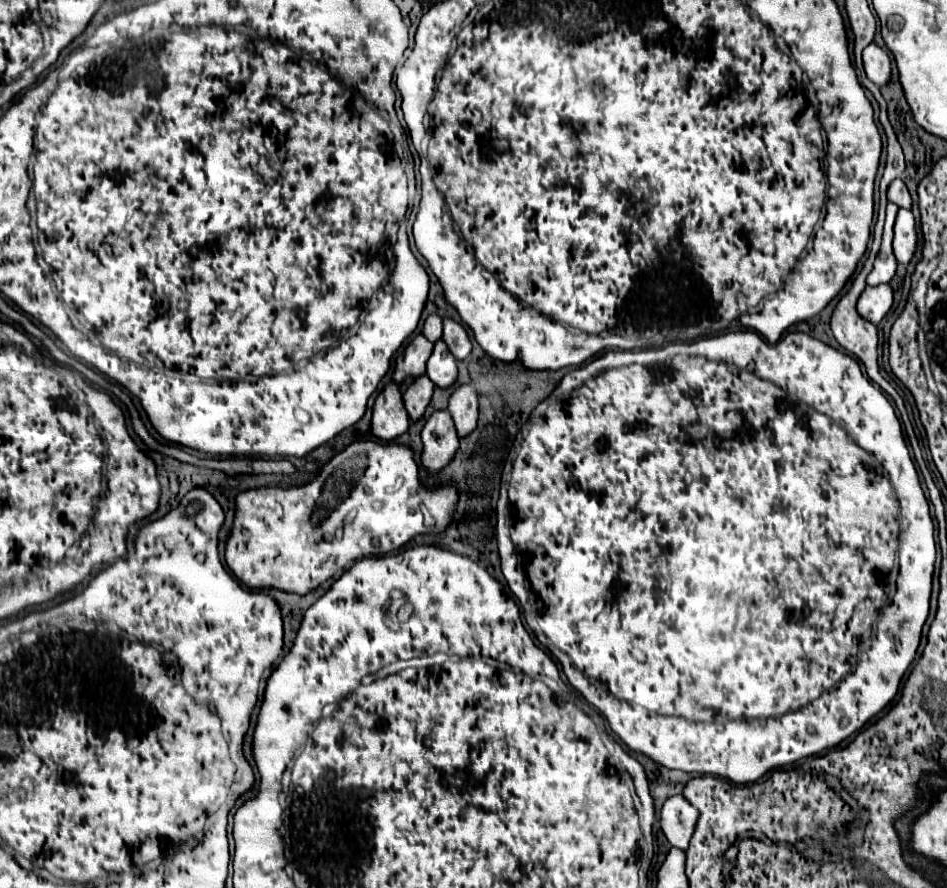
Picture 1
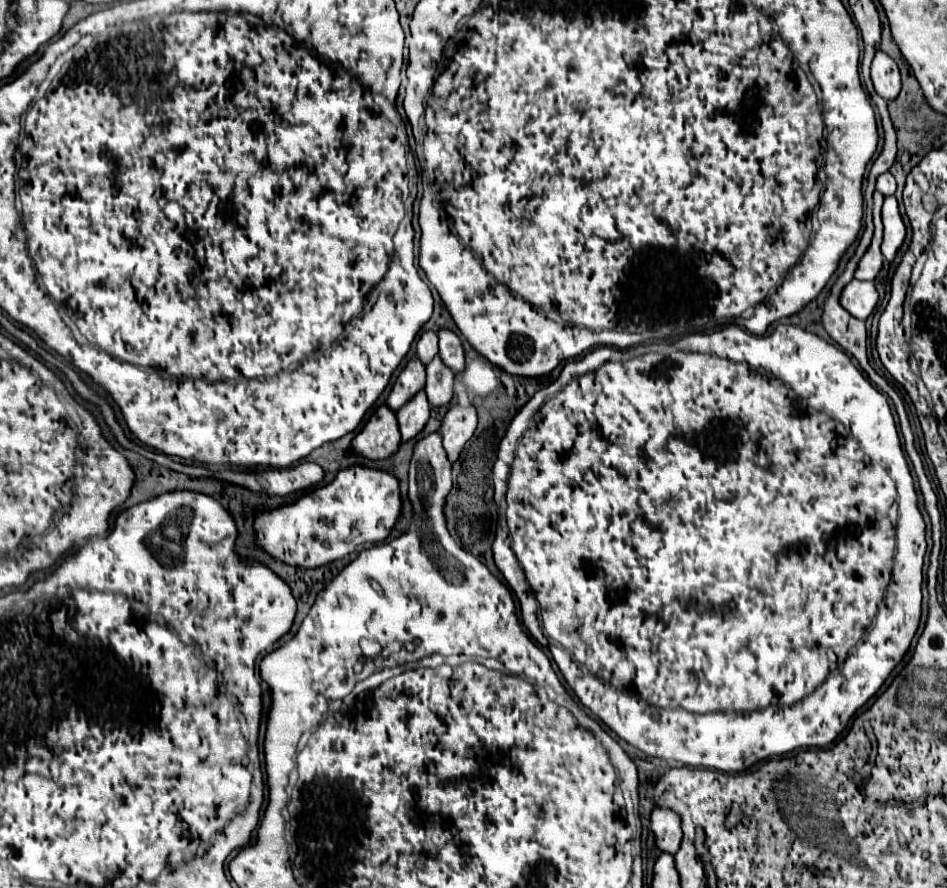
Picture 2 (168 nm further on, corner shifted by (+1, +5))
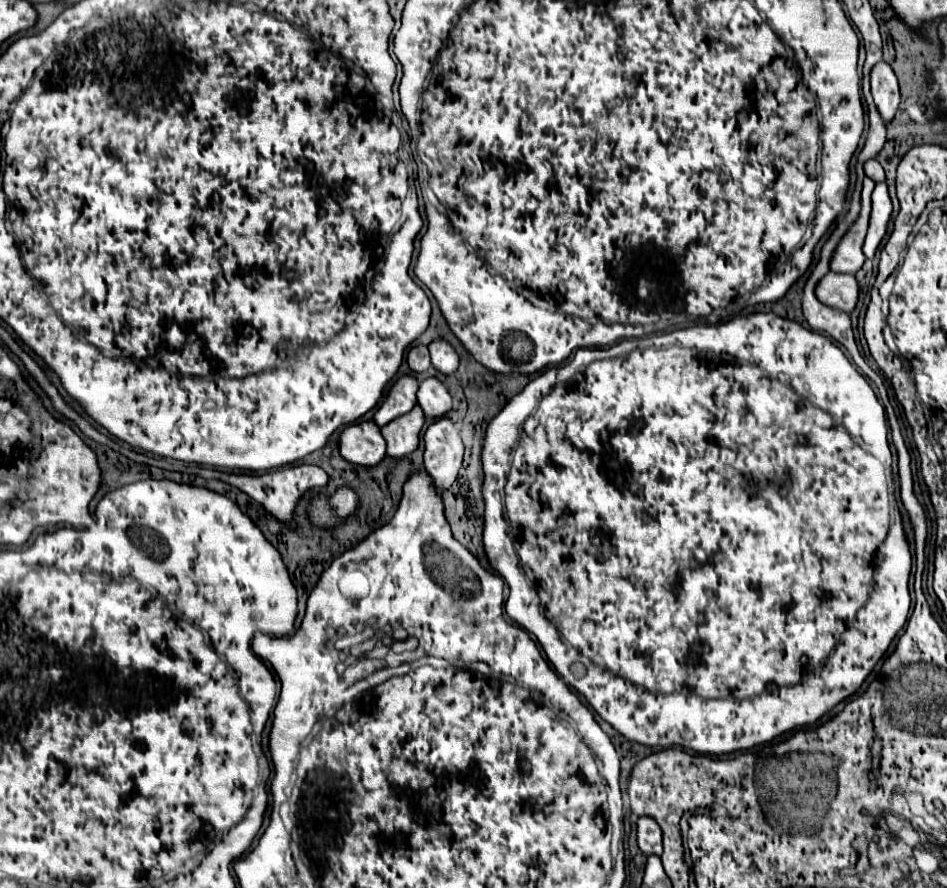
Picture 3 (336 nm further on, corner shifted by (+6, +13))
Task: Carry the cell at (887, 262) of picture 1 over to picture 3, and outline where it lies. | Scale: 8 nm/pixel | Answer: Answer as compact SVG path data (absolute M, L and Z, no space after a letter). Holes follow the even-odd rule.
M871 179L863 181L861 211L859 211L859 217L855 219L855 223L845 231L845 235L837 243L839 247L835 247L835 251L833 251L833 257L831 257L831 263L829 263L829 269L833 273L851 273L853 275L865 263L865 255L863 255L861 247L863 247L863 239L867 235L873 187L875 187L875 183Z

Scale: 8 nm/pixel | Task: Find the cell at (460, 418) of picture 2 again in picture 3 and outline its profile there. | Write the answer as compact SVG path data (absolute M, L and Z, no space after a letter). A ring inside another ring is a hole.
M447 417L429 425L425 433L425 461L423 471L431 477L433 487L443 493L447 491L459 473L463 461L463 441L459 427Z

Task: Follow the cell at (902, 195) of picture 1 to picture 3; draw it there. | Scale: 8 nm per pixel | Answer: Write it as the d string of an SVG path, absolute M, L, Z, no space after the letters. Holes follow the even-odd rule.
M869 159L869 161L865 163L865 175L871 177L873 181L885 181L885 171L883 171L883 167L879 165L877 159Z

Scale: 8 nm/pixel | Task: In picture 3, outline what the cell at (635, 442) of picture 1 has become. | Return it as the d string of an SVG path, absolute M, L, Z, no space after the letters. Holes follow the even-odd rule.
M749 313L745 317L735 317L721 325L695 325L695 327L679 329L679 331L673 331L667 335L671 335L671 343L679 343L679 345L663 343L663 335L655 335L655 345L645 345L647 337L641 337L641 339L633 339L633 341L629 341L629 339L619 341L617 345L607 347L607 349L579 349L571 363L543 371L519 395L511 397L511 401L499 411L499 415L487 425L487 431L485 431L485 443L483 443L483 455L481 455L483 473L485 473L485 477L483 477L483 499L485 499L483 545L485 545L485 553L487 553L491 567L509 583L511 593L505 603L507 615L517 625L521 625L525 631L529 631L531 635L537 637L547 660L551 661L551 665L561 675L561 679L569 687L573 687L575 691L585 695L585 699L591 703L591 707L613 729L617 729L629 741L637 741L637 743L643 743L649 747L679 745L685 749L693 749L695 753L721 755L721 753L751 749L755 745L769 743L787 731L813 725L831 707L835 707L839 701L853 695L861 687L861 683L873 671L875 663L883 657L883 653L891 645L897 631L907 623L909 607L911 607L911 597L909 597L909 589L907 589L907 581L909 581L909 573L911 573L911 553L909 553L909 545L905 539L899 507L895 501L895 495L893 495L895 487L893 487L893 477L891 477L891 451L889 451L889 443L887 443L885 409L879 403L879 399L875 397L871 385L865 381L865 377L861 377L857 373L857 369L851 365L851 361L843 355L843 351L837 345L833 345L827 337L823 337L815 331L809 331L809 329L801 327L799 323L783 319L775 313ZM663 345L671 345L671 347L663 347ZM707 351L717 353L717 355L707 355ZM743 363L755 365L755 367L747 367ZM759 367L763 367L763 371ZM783 383L787 383L787 385L783 385ZM795 391L799 391L799 395ZM807 401L811 401L815 407L811 407L811 403L807 403ZM847 427L849 427L849 433L847 433ZM811 431L817 433L817 439L815 439L815 435L811 435ZM885 473L887 473L887 478ZM777 475L779 475L779 483L771 485L771 479ZM883 491L885 491L885 499L879 497ZM503 511L505 511L505 519L503 519ZM890 524L891 531L889 531ZM877 549L879 549L879 563L875 561ZM607 557L611 557L611 559L607 559ZM873 571L875 571L875 579L873 579ZM871 579L873 579L873 585L871 585ZM869 591L871 591L871 595L869 595ZM867 595L869 595L869 599L867 599ZM857 611L859 611L859 615L857 615ZM851 623L853 623L853 627L851 627Z

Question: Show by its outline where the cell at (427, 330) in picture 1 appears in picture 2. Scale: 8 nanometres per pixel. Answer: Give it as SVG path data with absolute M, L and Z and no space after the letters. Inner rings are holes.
M424 331L418 337L418 357L426 365L432 361L432 357L438 353L438 333L436 331Z

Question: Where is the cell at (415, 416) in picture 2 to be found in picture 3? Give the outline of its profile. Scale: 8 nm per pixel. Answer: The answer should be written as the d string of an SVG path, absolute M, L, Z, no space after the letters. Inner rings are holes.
M413 407L407 415L401 415L399 419L387 423L387 427L381 429L381 435L387 443L387 457L403 459L413 453L419 447L419 431L423 423L425 419L419 407Z

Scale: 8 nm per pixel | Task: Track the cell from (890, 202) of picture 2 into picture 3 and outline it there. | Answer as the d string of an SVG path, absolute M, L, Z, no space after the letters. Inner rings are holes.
M875 183L873 195L871 195L871 217L869 217L869 229L867 229L867 237L863 243L863 255L867 259L873 259L885 231L887 231L887 223L891 219L891 199L889 199L889 191L885 183Z

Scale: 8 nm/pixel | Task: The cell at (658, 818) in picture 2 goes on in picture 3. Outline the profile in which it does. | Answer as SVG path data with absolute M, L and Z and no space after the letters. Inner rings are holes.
M643 817L637 821L637 845L645 855L661 855L661 829L653 819Z

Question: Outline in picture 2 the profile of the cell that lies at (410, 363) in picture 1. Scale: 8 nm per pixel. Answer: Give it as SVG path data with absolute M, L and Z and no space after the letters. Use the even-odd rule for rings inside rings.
M414 357L406 363L406 367L402 369L402 373L398 375L386 403L388 407L392 407L394 411L398 411L408 399L412 399L416 395L416 391L420 391L424 387L424 381L426 381L426 367L424 363Z

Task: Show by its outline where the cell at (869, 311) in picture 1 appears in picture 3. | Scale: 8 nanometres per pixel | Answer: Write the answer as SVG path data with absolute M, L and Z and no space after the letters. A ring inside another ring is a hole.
M827 273L815 287L815 297L833 309L851 313L857 305L859 285L853 275L841 275L841 273Z

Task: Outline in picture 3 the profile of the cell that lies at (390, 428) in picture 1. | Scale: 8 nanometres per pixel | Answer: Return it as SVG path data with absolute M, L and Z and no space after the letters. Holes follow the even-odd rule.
M361 421L345 427L339 437L339 453L345 461L363 467L373 467L381 463L381 459L385 457L381 429L375 427L373 421Z

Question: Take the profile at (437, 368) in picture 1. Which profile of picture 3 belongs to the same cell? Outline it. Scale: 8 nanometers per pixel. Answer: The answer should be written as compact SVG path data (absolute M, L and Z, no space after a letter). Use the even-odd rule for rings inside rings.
M435 377L425 379L419 385L417 401L419 401L419 407L423 409L425 419L431 419L431 421L437 421L451 411L451 395L447 393L447 387Z

